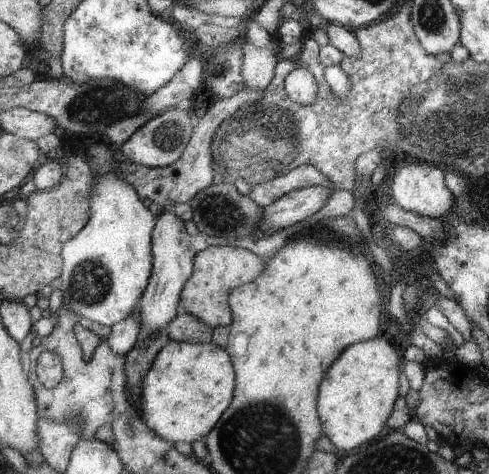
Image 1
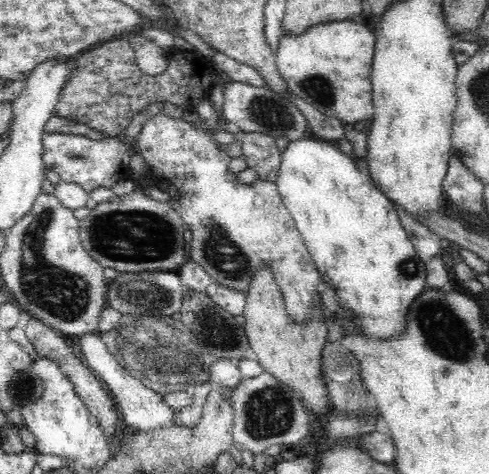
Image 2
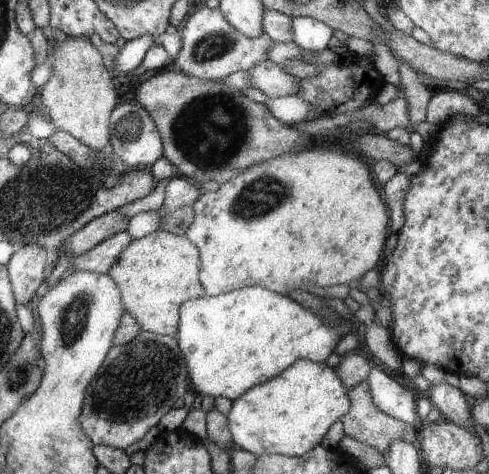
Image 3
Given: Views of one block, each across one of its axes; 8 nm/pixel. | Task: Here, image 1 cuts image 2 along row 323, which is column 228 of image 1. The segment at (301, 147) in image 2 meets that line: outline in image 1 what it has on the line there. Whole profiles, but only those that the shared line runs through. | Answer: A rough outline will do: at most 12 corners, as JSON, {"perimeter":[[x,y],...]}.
{"perimeter":[[165,342],[143,380],[143,422],[199,442],[229,406],[217,344]]}

